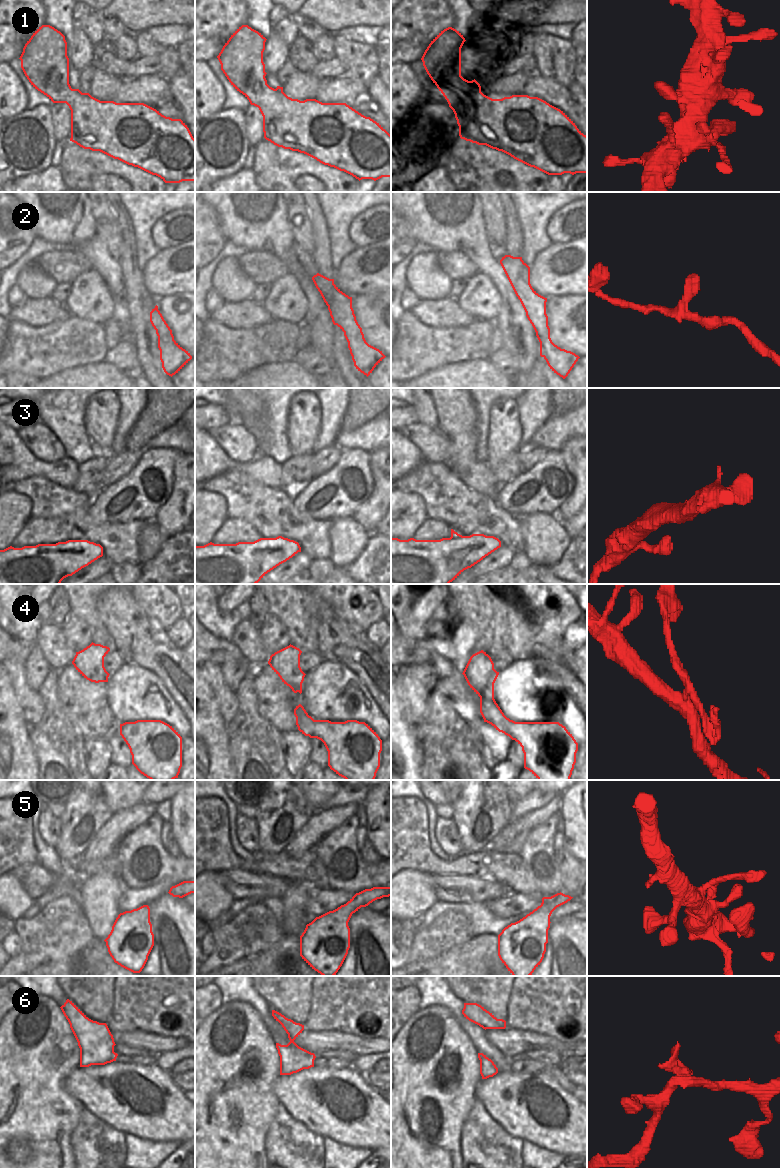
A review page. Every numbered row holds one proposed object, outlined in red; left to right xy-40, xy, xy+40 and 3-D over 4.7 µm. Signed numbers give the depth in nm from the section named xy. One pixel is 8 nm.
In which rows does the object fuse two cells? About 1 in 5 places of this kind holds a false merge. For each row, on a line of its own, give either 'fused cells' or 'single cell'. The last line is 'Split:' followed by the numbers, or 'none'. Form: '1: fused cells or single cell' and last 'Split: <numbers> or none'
1: single cell
2: single cell
3: single cell
4: fused cells
5: single cell
6: fused cells
Split: 4, 6

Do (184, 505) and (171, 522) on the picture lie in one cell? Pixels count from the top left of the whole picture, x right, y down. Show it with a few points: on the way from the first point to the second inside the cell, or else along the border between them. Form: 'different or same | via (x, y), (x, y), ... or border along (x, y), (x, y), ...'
same | via (180, 508), (172, 518)

